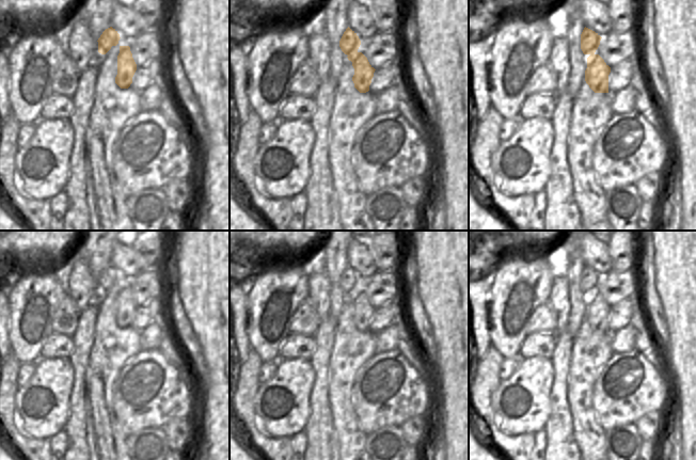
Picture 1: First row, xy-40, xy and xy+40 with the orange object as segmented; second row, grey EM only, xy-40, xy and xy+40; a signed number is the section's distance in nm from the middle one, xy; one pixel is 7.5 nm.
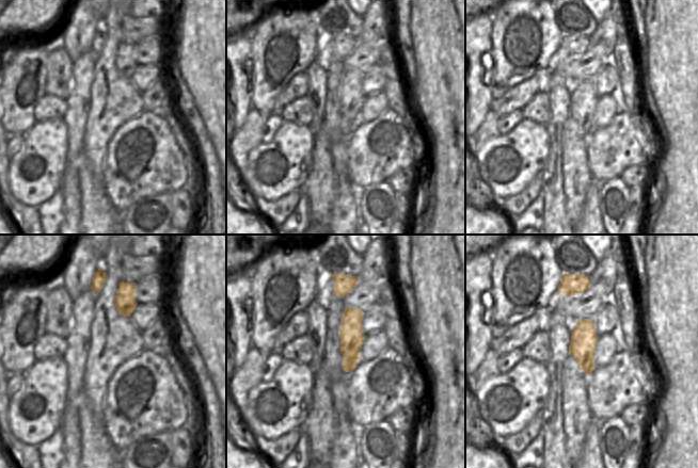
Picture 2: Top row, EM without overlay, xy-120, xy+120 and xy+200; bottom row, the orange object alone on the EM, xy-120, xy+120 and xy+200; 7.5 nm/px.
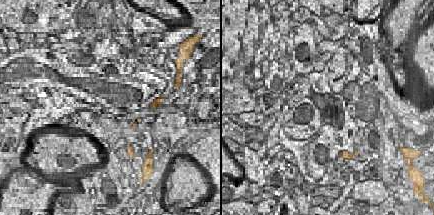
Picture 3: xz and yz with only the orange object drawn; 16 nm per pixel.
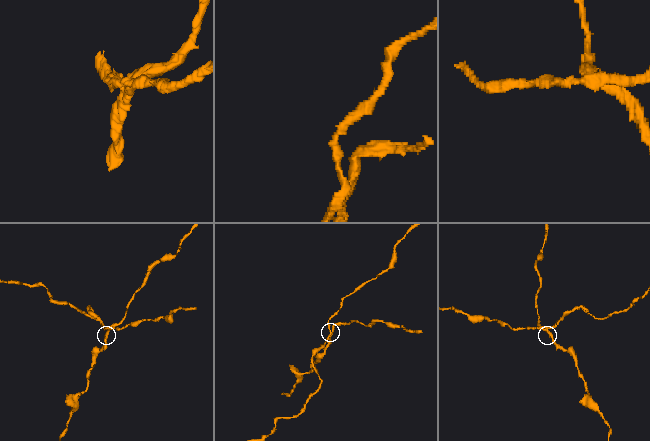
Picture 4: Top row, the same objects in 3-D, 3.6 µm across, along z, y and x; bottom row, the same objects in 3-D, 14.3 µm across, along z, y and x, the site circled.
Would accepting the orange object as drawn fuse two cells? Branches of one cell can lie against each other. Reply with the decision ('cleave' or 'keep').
cleave

